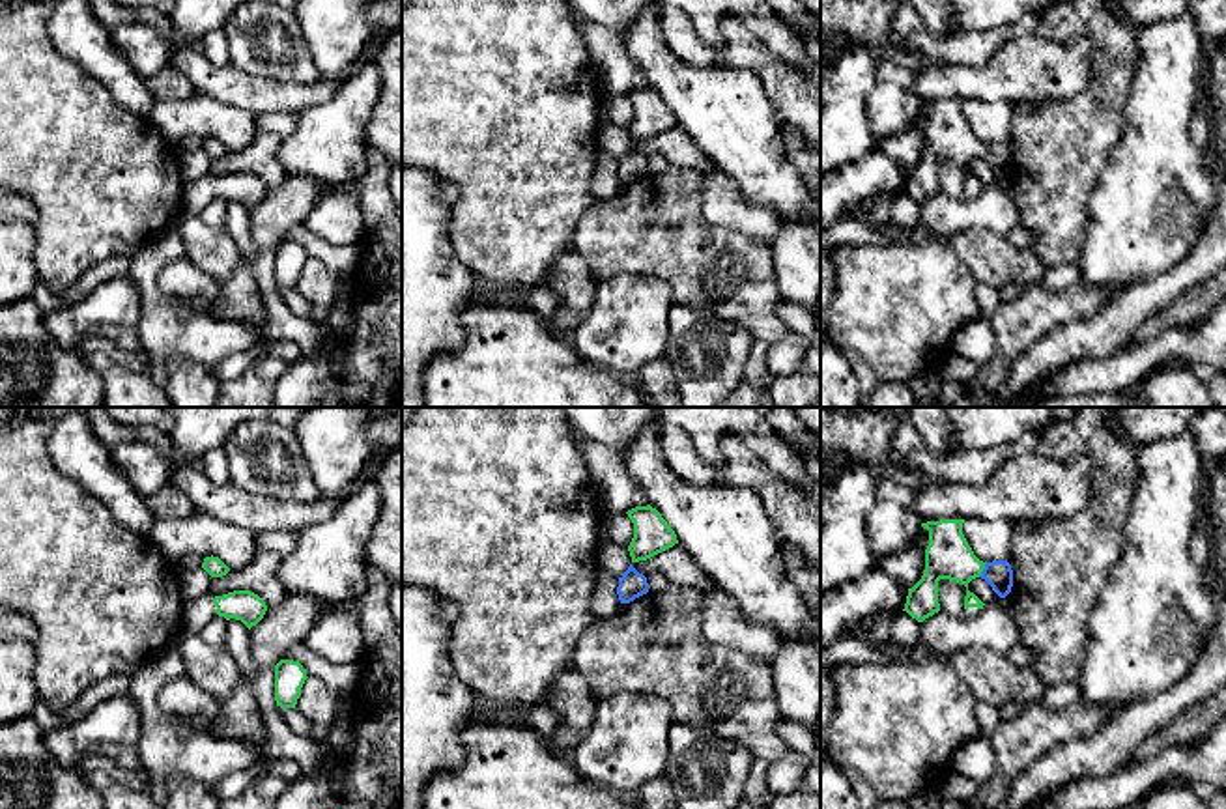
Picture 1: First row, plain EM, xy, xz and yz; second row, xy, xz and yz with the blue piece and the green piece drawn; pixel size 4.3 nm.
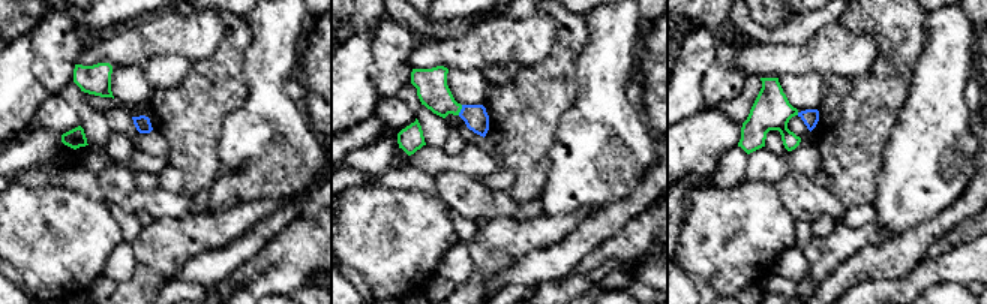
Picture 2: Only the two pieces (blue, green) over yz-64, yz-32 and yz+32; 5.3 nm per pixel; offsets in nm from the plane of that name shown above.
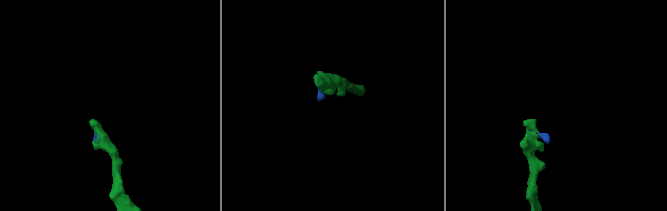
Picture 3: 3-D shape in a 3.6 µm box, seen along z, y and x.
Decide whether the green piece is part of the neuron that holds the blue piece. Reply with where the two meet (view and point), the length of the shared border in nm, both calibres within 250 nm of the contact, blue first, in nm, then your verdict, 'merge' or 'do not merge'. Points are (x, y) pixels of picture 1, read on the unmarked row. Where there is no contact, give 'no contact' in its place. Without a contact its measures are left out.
contact yz (983, 152); length 80 nm; calibres 120 and 200 nm; merge

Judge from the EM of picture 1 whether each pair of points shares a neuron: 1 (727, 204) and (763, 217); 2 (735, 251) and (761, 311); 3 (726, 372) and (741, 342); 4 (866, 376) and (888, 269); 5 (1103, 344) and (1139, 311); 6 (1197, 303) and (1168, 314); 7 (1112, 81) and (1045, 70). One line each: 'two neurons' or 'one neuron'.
1: one neuron
2: one neuron
3: one neuron
4: two neurons
5: one neuron
6: one neuron
7: two neurons

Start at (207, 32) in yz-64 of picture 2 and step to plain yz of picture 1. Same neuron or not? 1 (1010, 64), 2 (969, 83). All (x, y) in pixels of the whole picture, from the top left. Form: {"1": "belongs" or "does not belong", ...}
{"1": "belongs", "2": "belongs"}

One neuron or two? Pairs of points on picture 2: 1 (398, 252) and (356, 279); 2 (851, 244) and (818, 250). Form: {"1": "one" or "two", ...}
{"1": "two", "2": "one"}

